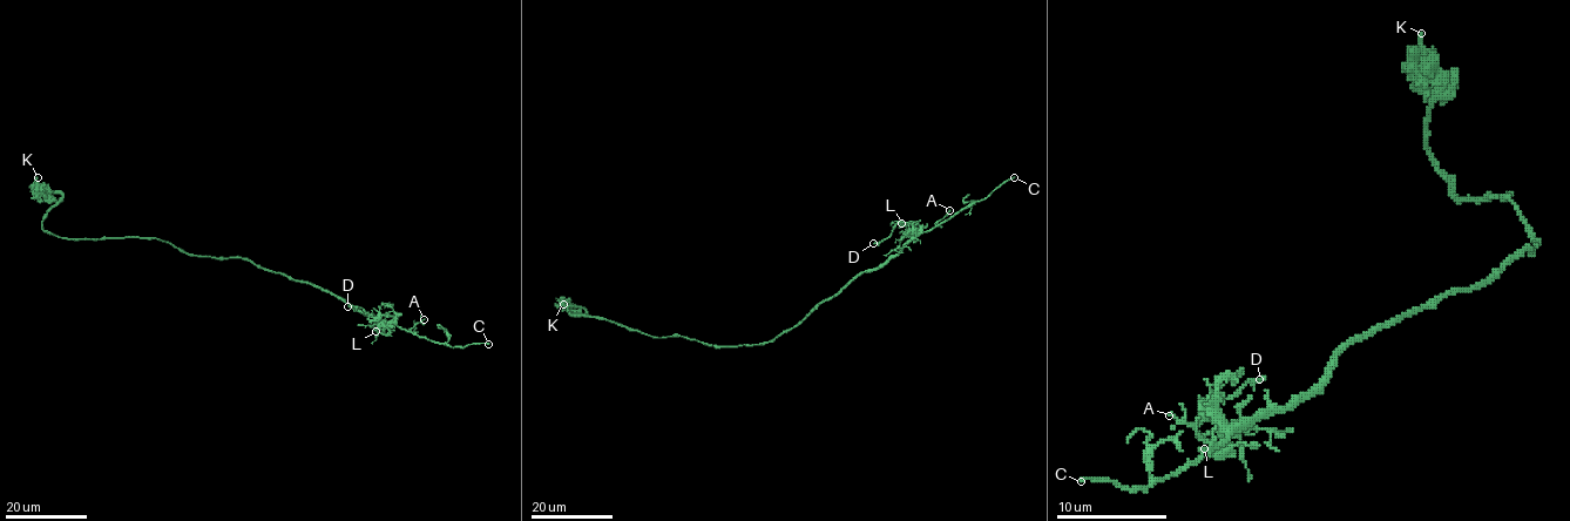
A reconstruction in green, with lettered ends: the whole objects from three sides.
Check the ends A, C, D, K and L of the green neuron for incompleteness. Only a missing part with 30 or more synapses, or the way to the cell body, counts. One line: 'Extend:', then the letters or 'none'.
Extend: C

